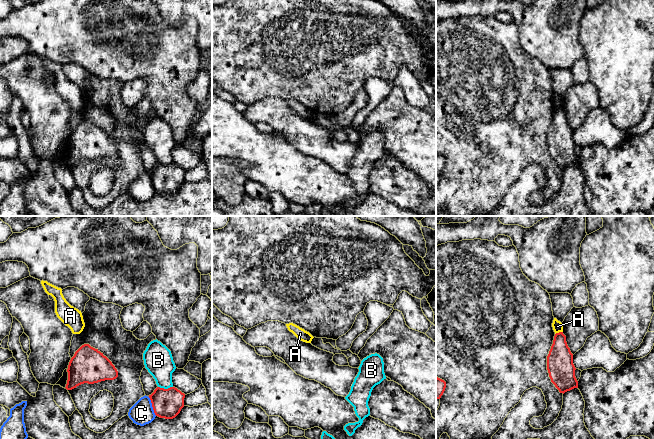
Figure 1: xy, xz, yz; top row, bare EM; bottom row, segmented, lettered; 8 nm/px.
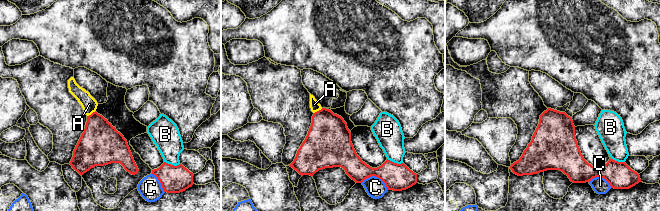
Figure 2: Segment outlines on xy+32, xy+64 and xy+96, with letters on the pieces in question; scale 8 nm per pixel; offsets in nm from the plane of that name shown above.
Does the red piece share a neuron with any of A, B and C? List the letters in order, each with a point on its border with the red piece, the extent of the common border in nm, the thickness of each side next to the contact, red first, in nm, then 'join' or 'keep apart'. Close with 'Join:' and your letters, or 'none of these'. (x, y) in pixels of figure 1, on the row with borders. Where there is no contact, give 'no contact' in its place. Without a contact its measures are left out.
A: yz (559, 332) | 70 nm | 200/80 nm | keep apart
B: xy (165, 389) | 120 nm | 240/240 nm | keep apart
C: xy (152, 406) | 170 nm | 240/190 nm | keep apart
Join: none of these

